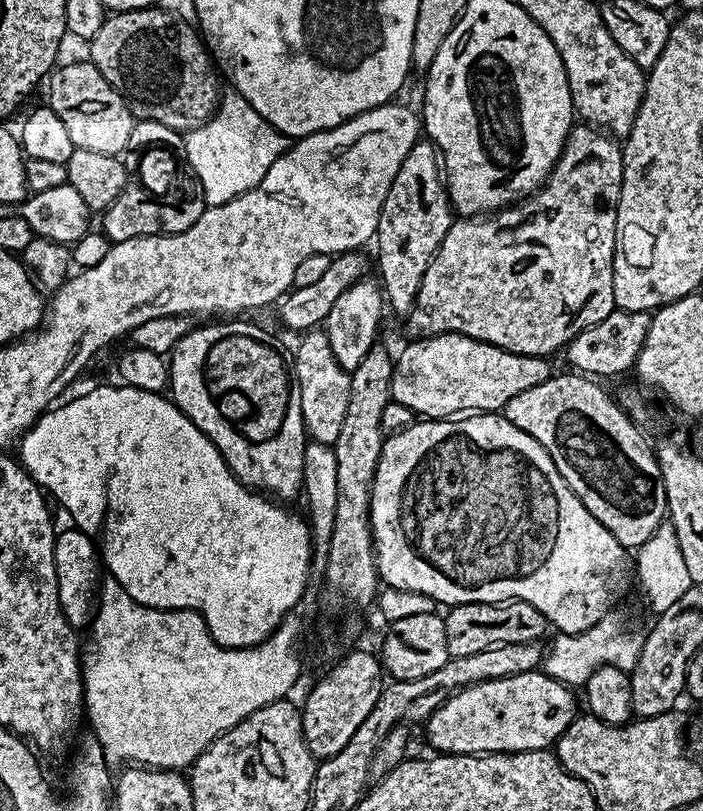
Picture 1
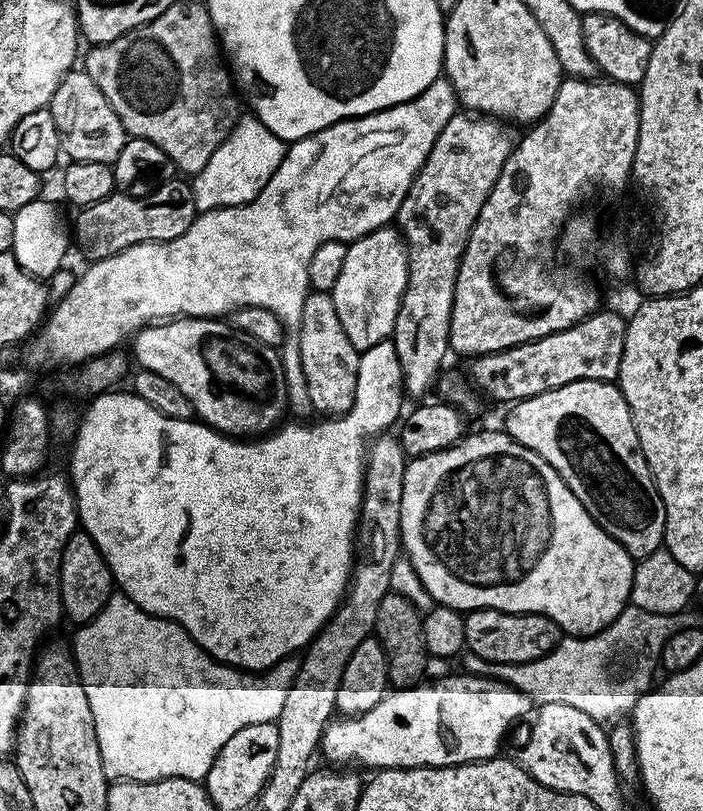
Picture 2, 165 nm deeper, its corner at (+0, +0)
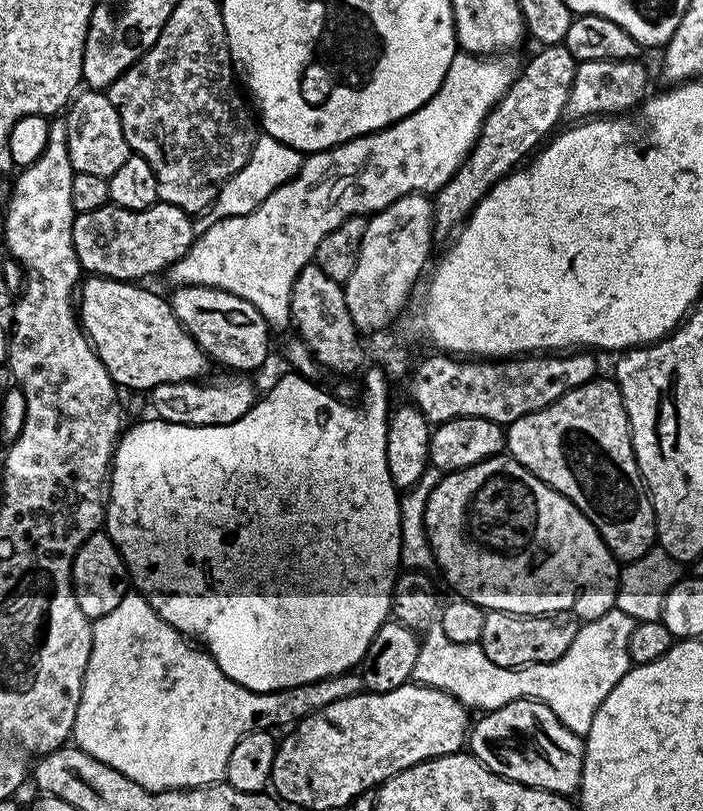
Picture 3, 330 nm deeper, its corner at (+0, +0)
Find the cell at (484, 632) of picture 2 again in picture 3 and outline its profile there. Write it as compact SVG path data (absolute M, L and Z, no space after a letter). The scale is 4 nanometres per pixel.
M486 611L486 623L482 630L479 646L494 662L494 666L507 668L525 668L531 664L554 662L570 650L570 642L574 642L576 628L563 624L563 619L552 614L542 616L523 616L513 612Z

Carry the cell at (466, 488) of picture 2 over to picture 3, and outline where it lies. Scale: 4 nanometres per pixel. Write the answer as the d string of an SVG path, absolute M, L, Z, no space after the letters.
M501 454L491 456L489 460L478 462L474 466L466 466L457 472L441 475L438 486L428 496L424 504L424 531L428 533L428 544L432 547L432 554L436 557L436 568L444 571L448 584L453 588L457 597L474 602L490 612L513 612L523 616L542 616L545 614L564 614L560 612L573 612L580 616L581 621L593 620L606 614L616 602L616 587L620 584L620 568L618 561L606 546L606 542L598 534L598 530L586 518L586 514L578 506L574 506L558 490L546 486L526 466L522 466L511 456Z

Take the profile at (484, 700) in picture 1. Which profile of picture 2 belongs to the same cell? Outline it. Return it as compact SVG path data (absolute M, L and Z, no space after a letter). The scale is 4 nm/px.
M463 674L444 676L433 684L421 682L412 688L389 691L370 710L360 716L344 716L333 719L320 740L319 751L332 766L359 766L361 769L383 770L385 768L452 768L455 764L474 764L478 760L490 760L497 755L504 735L515 720L531 713L532 697L486 676Z

